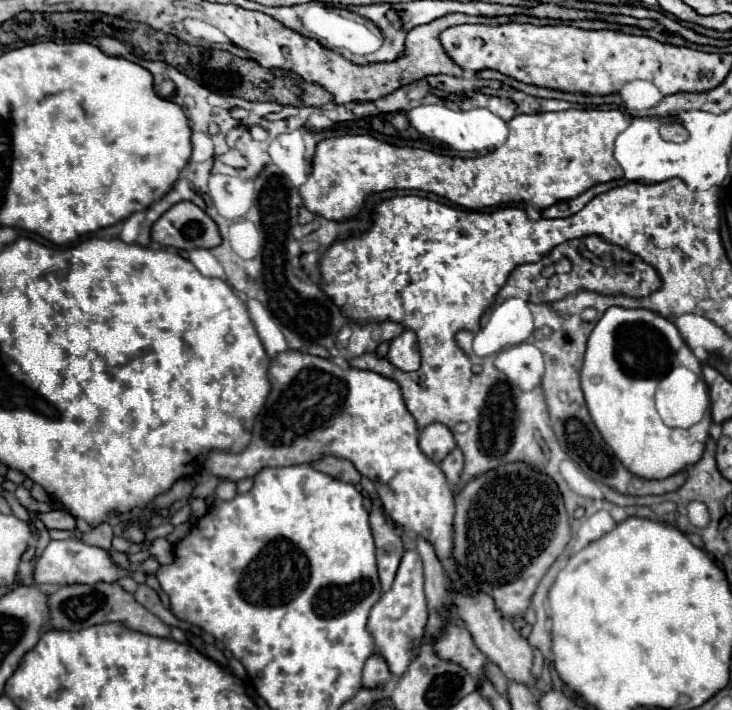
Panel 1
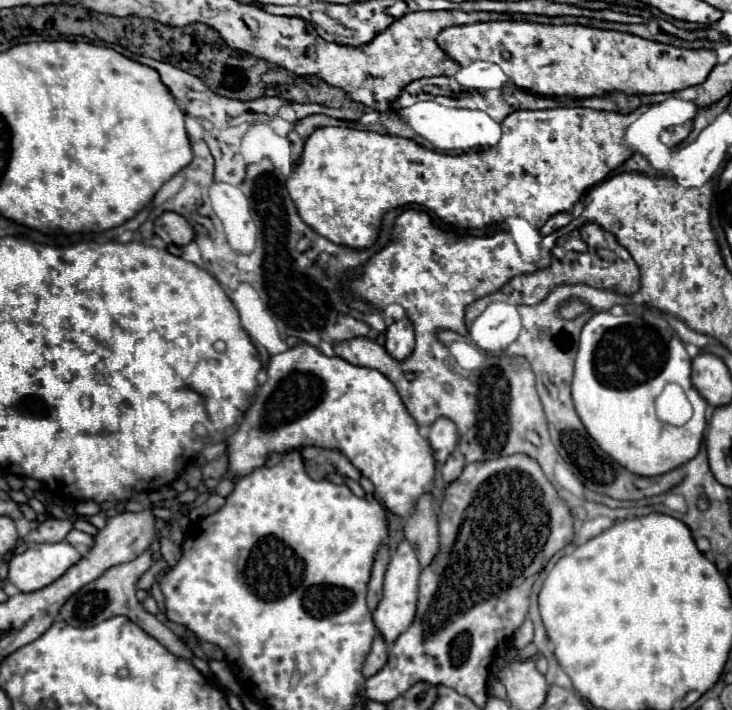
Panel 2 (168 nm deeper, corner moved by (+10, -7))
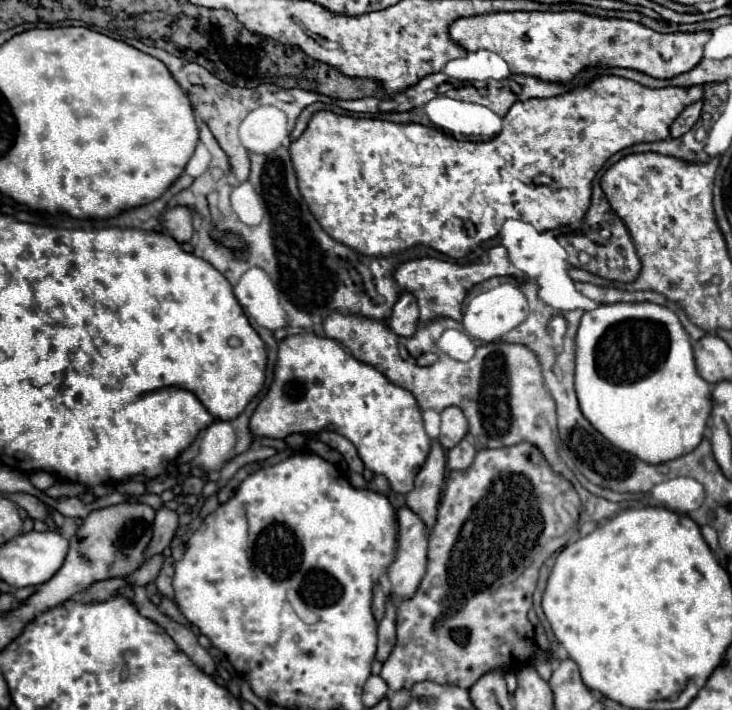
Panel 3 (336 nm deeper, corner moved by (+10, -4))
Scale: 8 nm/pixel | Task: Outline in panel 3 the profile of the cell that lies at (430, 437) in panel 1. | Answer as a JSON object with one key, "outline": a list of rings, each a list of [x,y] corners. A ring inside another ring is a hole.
{"outline":[[[447,407],[441,413],[441,435],[439,435],[439,443],[445,449],[455,447],[465,435],[467,435],[469,423],[463,415],[463,411],[459,407]]]}

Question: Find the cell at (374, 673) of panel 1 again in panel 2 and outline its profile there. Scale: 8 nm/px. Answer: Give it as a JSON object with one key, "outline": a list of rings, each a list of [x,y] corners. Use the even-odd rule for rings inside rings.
{"outline":[[[377,636],[373,642],[373,648],[363,664],[363,676],[371,678],[373,674],[377,674],[385,666],[385,662],[387,662],[387,644],[383,642],[381,636]]]}

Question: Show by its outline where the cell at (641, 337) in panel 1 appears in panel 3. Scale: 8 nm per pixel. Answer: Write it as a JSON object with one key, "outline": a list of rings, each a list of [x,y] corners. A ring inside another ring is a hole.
{"outline":[[[641,301],[641,303],[613,303],[613,305],[599,305],[593,311],[585,311],[579,323],[579,331],[577,331],[577,367],[575,367],[575,389],[577,389],[577,397],[579,397],[579,405],[581,411],[585,415],[585,419],[607,439],[611,441],[615,447],[639,457],[641,461],[647,463],[665,463],[671,459],[677,459],[685,453],[691,453],[703,439],[703,431],[711,413],[711,383],[707,383],[705,379],[701,379],[701,375],[697,373],[695,367],[695,357],[693,357],[693,349],[691,349],[691,339],[687,335],[687,331],[683,329],[679,317],[667,309],[661,307],[657,303],[649,303],[649,301]]]}

